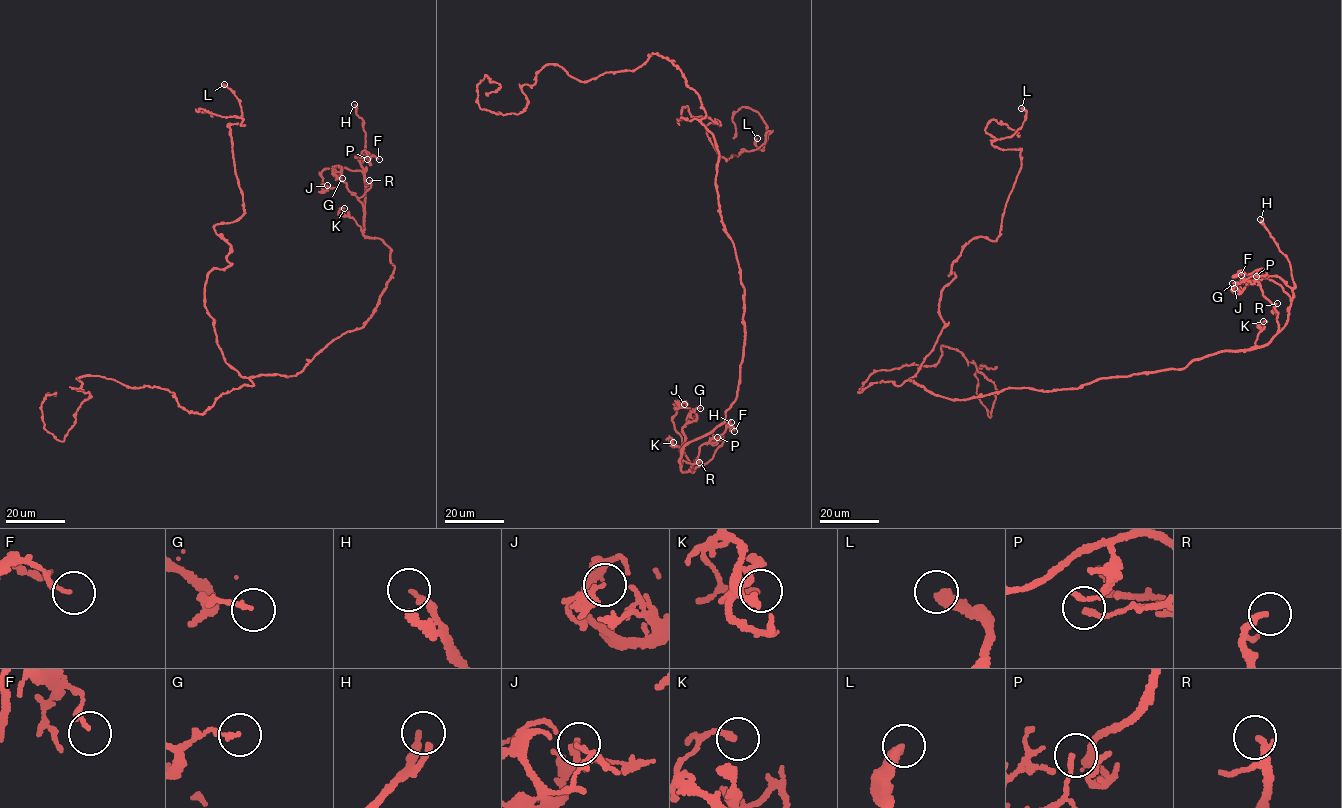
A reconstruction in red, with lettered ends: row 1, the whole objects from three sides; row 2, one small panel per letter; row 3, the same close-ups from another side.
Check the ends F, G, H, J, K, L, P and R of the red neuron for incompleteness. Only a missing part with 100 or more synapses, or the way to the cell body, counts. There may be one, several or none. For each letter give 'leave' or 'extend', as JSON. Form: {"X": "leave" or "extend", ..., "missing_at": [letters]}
{"F": "leave", "G": "leave", "H": "extend", "J": "leave", "K": "leave", "L": "leave", "P": "leave", "R": "leave", "missing_at": ["H"]}

